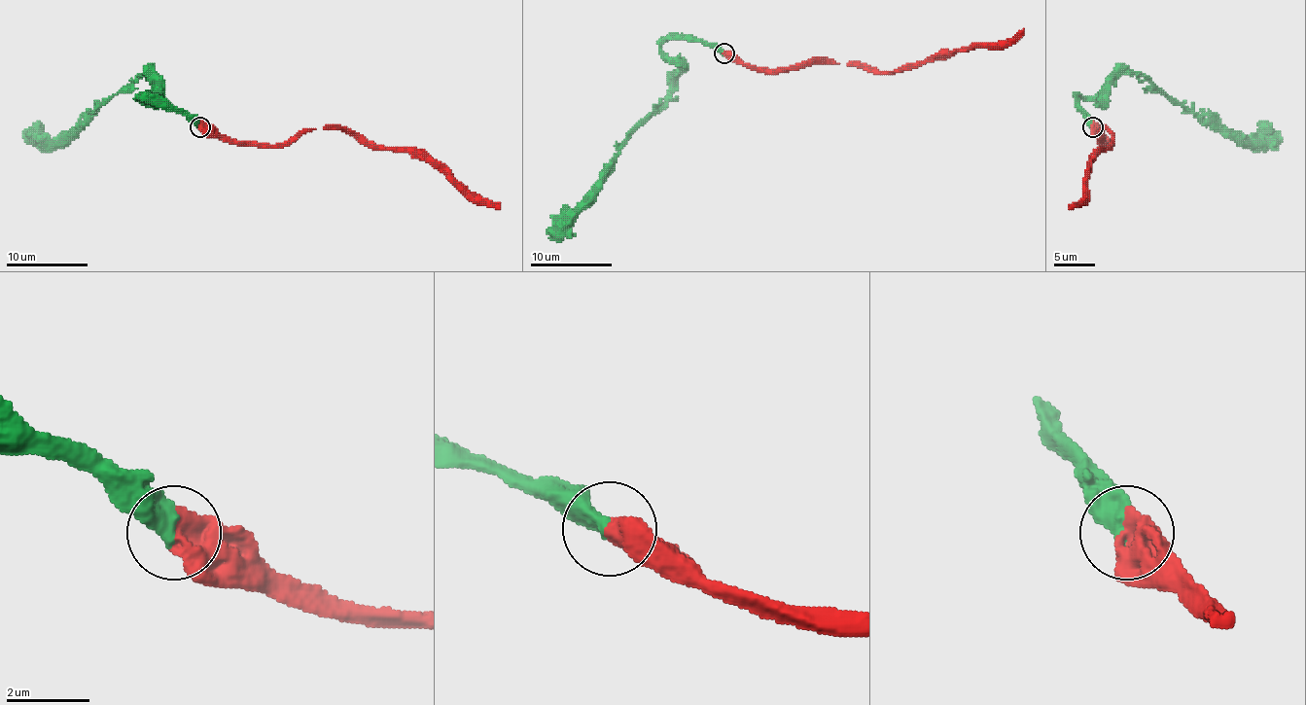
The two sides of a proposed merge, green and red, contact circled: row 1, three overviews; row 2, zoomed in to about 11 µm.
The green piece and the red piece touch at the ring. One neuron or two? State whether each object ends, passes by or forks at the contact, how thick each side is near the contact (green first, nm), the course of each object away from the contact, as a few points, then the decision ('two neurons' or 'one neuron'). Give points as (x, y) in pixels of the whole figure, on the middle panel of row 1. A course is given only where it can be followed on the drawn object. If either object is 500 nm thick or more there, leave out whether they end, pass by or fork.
calibres 480 and 550 nm; course green (724, 53), (704, 41), (669, 39), (661, 45), (680, 65), (669, 96), (620, 150), (600, 189), (548, 237); course red (724, 53), (769, 70), (837, 63), (869, 65), (886, 72), (945, 59), (958, 52), (1003, 45), (1023, 29); one neuron

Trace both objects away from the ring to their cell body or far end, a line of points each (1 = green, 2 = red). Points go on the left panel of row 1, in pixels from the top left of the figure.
1: (200, 124), (137, 96), (156, 86), (146, 72), (76, 129), (63, 131), (55, 139), (33, 139), (24, 131)
2: (200, 127), (226, 139), (281, 146), (313, 129), (346, 129), (376, 146), (422, 152), (459, 187), (500, 209)

